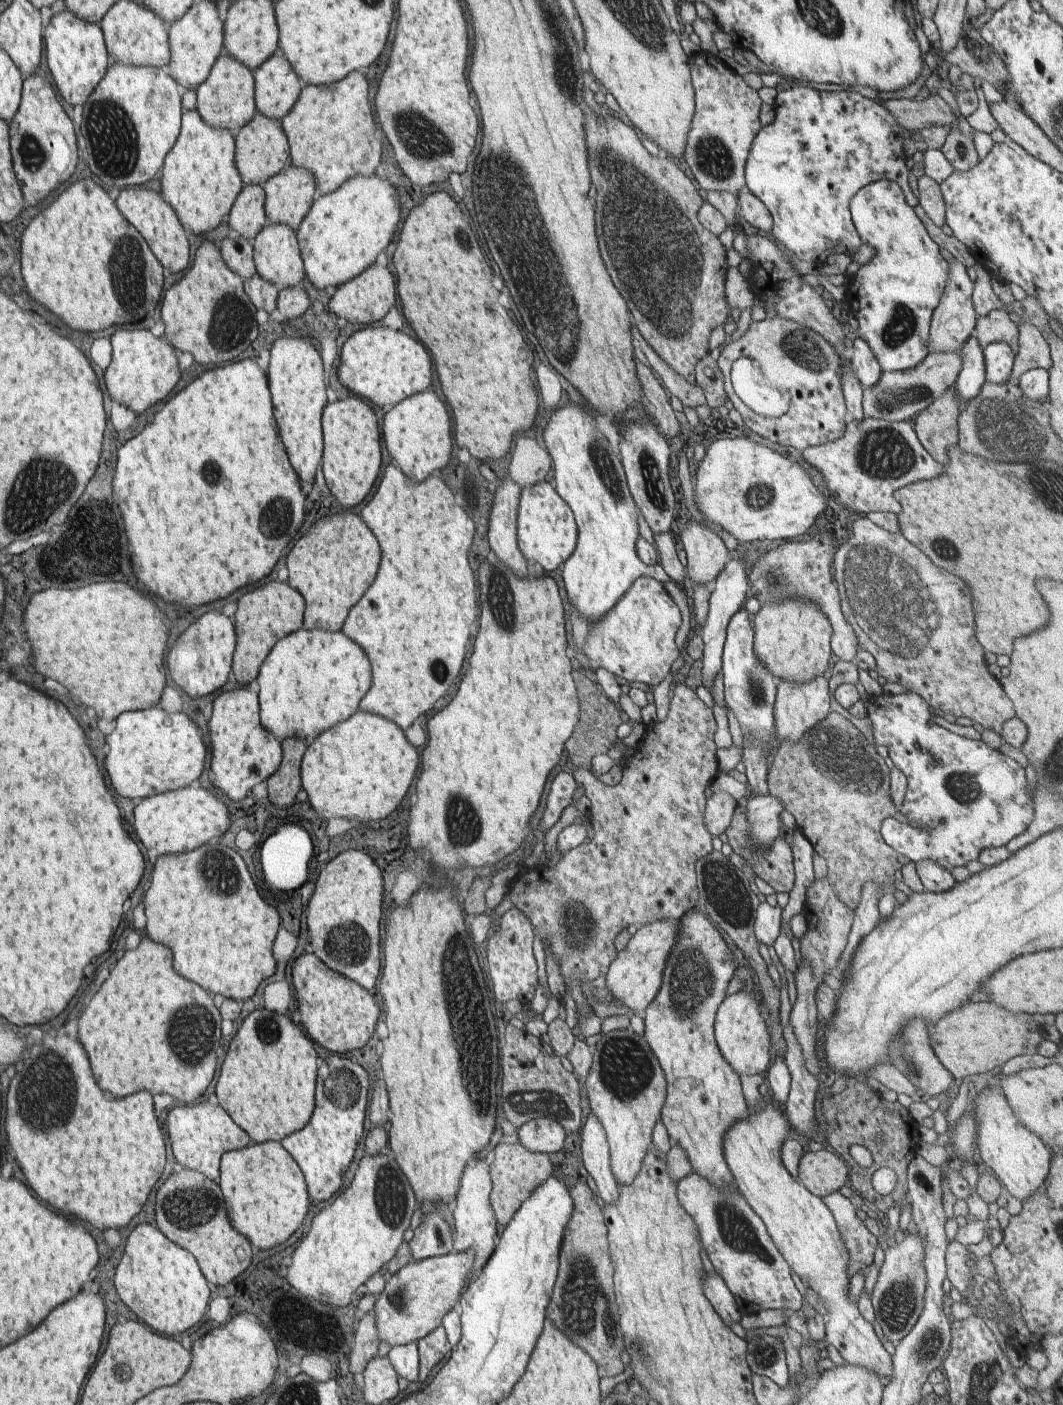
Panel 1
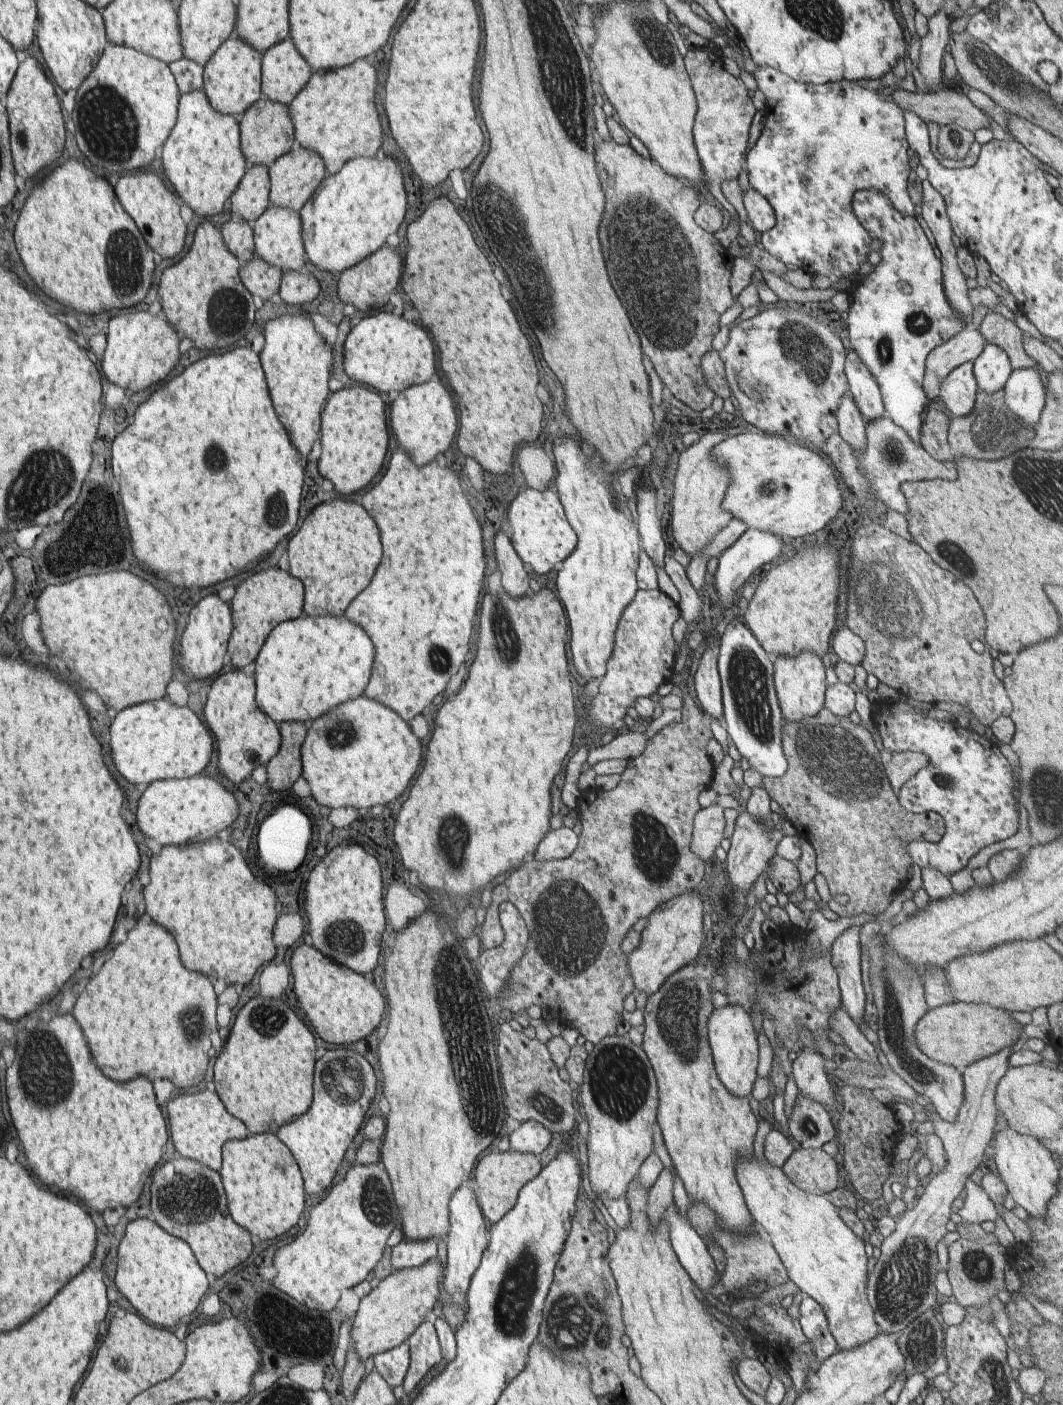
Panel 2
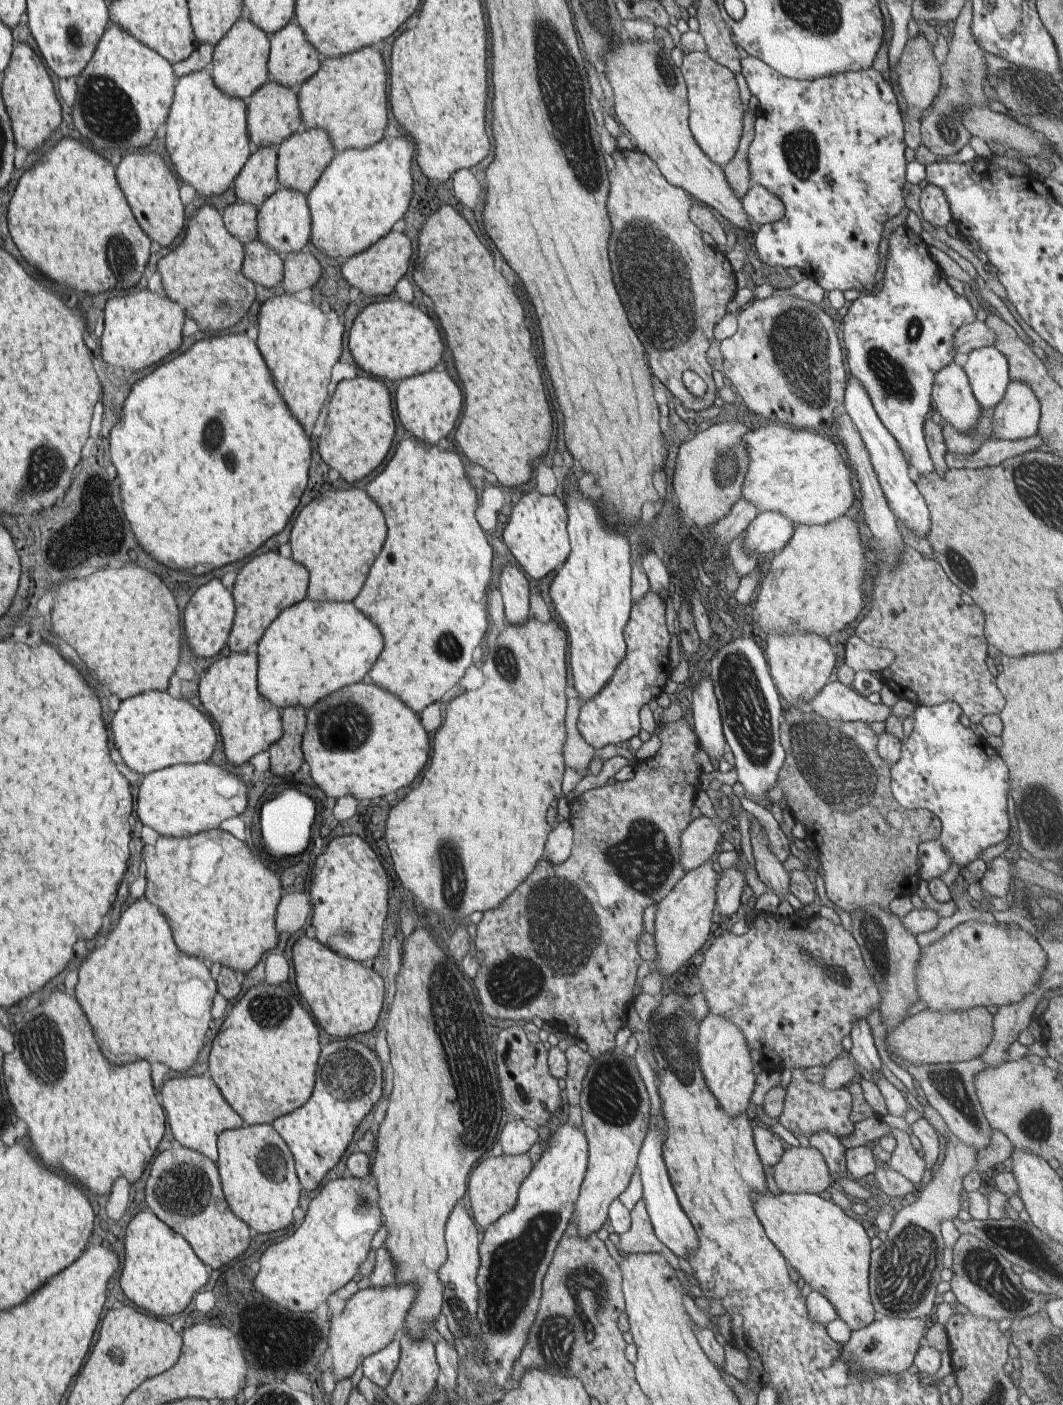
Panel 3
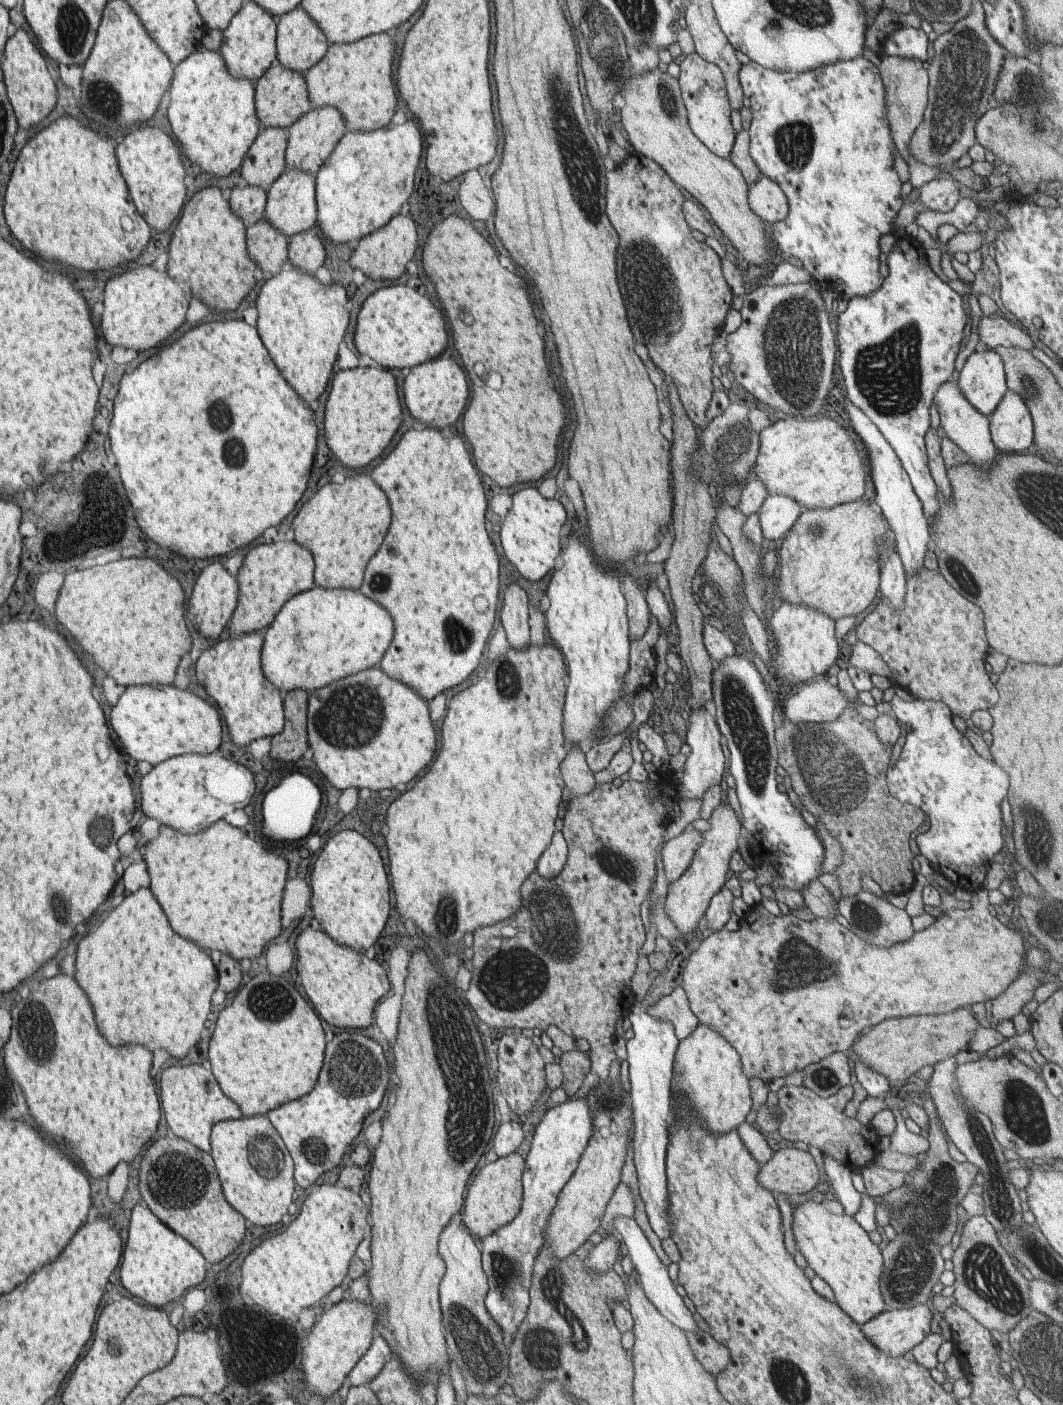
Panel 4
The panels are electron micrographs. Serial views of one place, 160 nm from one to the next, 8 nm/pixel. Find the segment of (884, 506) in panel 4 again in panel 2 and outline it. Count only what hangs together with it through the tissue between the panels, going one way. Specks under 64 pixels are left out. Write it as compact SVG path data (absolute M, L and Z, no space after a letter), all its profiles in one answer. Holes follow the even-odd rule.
M854 349L847 351L845 373L855 403L866 422L885 414L879 384Z

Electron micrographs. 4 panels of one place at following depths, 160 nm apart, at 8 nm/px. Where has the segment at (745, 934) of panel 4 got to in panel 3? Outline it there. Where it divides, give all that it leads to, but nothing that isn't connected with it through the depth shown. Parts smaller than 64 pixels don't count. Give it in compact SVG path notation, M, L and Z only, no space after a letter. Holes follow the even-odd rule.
M760 913L756 916L754 924L749 926L749 931L746 934L736 936L732 932L726 932L719 938L711 939L704 949L704 961L695 973L694 980L702 984L702 993L707 998L709 1012L728 1017L742 1031L751 1050L756 1050L760 1054L758 1056L760 1062L762 1062L762 1058L770 1058L774 1063L780 1064L782 1068L790 1070L796 1067L824 1066L830 1064L836 1057L845 1054L842 1048L842 1038L850 1036L853 1022L857 1018L867 1017L867 1014L871 1013L872 1010L879 1010L881 1001L881 994L876 988L873 976L866 968L856 939L842 925L833 924L819 914L814 918L805 920L800 918L798 914L783 917L776 914ZM968 921L954 927L949 934L926 949L921 949L915 977L920 1000L927 1002L932 1010L947 1013L968 1011L974 1007L1003 1007L1016 1004L1021 999L1028 1000L1029 994L1039 986L1046 967L1047 956L1039 939L1026 931L1003 923L992 926L979 921Z

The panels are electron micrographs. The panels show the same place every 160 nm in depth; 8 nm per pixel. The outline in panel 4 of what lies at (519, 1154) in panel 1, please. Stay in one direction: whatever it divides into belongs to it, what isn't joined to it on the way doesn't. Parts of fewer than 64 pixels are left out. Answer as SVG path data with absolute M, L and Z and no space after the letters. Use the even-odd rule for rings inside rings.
M518 1153L499 1157L495 1162L482 1166L468 1181L468 1194L463 1204L461 1219L472 1236L481 1238L512 1222L521 1209L523 1199L523 1174L525 1160Z

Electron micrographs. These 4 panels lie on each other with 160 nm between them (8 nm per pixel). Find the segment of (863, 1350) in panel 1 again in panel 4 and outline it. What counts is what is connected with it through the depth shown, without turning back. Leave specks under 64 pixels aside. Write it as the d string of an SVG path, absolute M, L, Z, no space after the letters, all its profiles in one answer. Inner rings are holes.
M806 1200L793 1210L794 1236L802 1256L828 1286L832 1288L835 1302L861 1326L888 1310L882 1290L880 1276L884 1268L882 1250L876 1246L868 1232L848 1214L832 1214L820 1202Z

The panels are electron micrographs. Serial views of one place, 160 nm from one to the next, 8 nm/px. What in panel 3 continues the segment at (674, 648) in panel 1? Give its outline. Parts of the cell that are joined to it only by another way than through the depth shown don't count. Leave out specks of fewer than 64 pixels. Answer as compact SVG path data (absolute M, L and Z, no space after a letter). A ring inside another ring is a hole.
M655 590L649 591L633 603L631 613L624 626L623 635L627 646L624 658L614 669L609 681L588 699L579 710L578 730L584 740L595 748L604 748L608 744L628 745L632 737L641 729L639 712L650 700L663 692L664 685L671 674L671 660L668 646L670 633L666 627L666 601Z

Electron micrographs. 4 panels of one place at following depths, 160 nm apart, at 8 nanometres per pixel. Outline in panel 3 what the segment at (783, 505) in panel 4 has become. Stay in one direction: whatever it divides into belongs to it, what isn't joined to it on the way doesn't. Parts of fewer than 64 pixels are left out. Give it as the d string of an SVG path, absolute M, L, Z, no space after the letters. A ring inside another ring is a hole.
M761 512L757 517L745 528L743 538L743 549L748 553L756 553L758 558L762 558L766 554L776 554L780 552L791 540L794 532L794 526L789 518L777 512Z

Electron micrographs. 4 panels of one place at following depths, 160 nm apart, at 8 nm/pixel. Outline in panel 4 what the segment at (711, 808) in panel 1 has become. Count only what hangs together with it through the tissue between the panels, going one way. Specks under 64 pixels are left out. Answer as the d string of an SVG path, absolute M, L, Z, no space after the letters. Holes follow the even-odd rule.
M690 823L687 828L675 838L665 842L662 851L662 864L668 887L672 882L682 877L682 874L692 863L696 848L702 844L702 833Z

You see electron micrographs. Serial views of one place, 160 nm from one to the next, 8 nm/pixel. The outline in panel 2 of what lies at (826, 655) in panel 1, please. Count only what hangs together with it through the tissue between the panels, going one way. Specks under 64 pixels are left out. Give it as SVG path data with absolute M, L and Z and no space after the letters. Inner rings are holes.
M798 542L790 544L790 548L783 558L776 563L771 564L771 567L761 574L756 593L754 593L752 601L748 603L748 609L744 612L743 616L745 618L746 626L752 631L752 634L754 634L754 636L758 639L758 642L762 645L762 648L771 658L795 657L798 656L802 651L814 653L822 658L822 656L824 656L824 654L830 650L830 638L832 638L832 632L834 632L834 628L837 626L836 619L839 618L837 615L839 610L835 610L836 607L838 608L836 601L839 588L838 570L836 570L836 558L842 558L842 556L838 556L838 554L836 554L836 550L832 550L830 546L822 546L822 548L814 546L814 548L810 548L810 550L808 550L808 548L804 548L804 552L802 552L802 550L794 550L794 544L798 544Z

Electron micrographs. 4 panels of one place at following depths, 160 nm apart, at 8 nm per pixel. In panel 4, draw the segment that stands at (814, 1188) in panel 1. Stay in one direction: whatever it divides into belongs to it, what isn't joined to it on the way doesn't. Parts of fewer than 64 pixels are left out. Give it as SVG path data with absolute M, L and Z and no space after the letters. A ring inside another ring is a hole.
M784 1148L773 1152L772 1158L760 1168L758 1184L776 1196L797 1196L814 1190L819 1184L820 1172L810 1152Z

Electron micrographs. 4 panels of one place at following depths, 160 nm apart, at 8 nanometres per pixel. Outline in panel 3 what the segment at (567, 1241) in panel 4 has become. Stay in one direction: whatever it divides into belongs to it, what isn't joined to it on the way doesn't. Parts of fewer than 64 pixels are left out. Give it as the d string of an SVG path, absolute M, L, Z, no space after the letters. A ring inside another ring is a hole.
M614 1047L591 1060L581 1091L583 1132L587 1138L587 1169L575 1211L570 1221L577 1222L585 1237L605 1226L608 1208L626 1190L637 1169L638 1155L649 1131L650 1097L633 1057L623 1047Z

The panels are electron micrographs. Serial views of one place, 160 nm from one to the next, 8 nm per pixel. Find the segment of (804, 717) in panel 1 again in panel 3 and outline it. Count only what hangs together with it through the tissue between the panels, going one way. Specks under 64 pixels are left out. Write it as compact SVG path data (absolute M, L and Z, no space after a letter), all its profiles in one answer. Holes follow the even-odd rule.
M810 633L800 635L766 635L765 655L768 668L780 693L790 708L805 710L808 704L826 686L836 668L836 654L826 637Z

